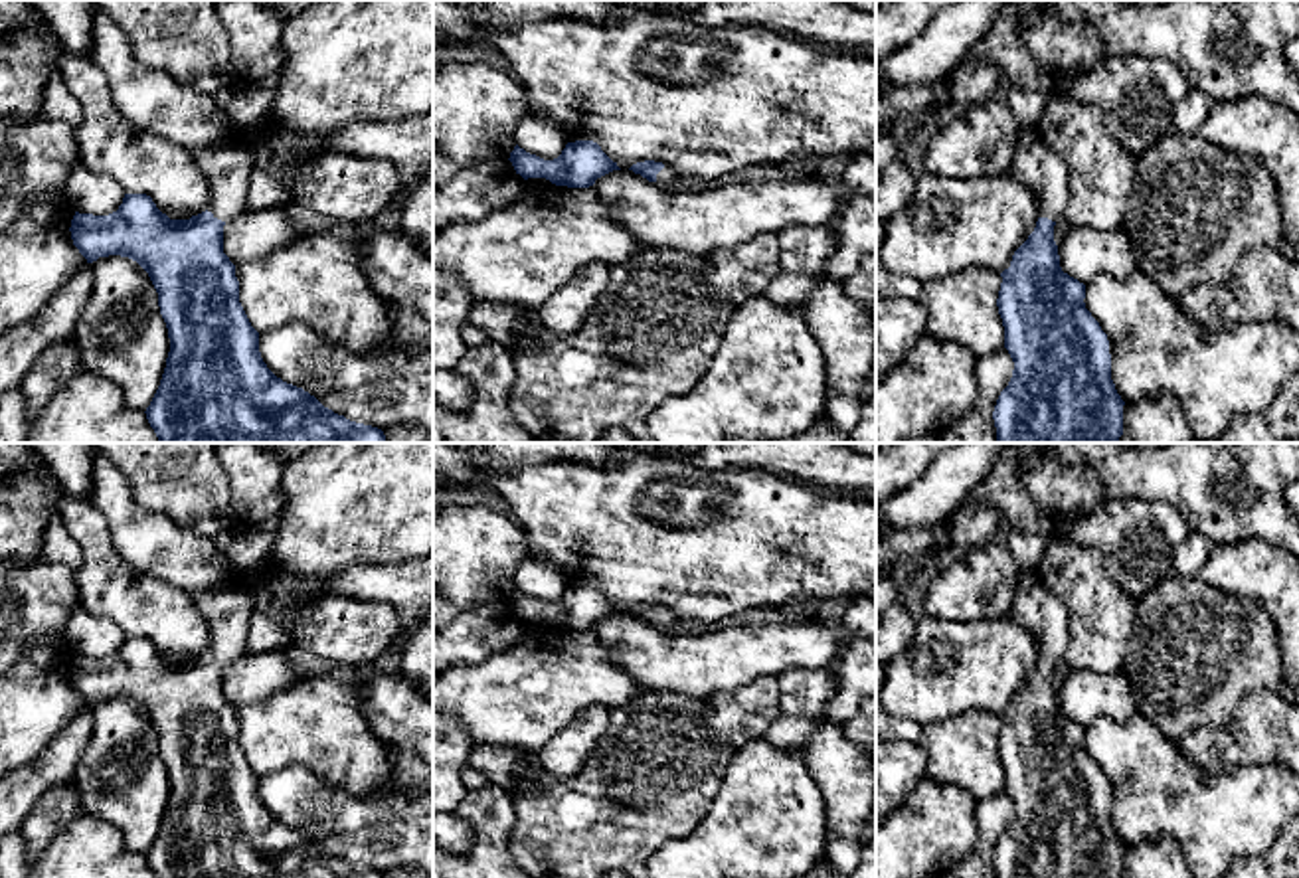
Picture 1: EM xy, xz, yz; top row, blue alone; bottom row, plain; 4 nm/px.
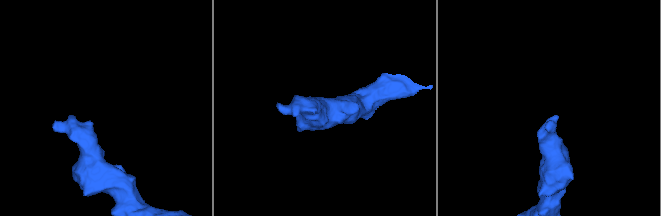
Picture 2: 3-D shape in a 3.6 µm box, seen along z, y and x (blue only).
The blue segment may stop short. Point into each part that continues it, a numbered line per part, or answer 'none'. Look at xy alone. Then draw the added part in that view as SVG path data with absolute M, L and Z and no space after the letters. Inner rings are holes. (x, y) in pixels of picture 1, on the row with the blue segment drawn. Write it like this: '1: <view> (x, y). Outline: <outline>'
1: xy (228, 169). Outline: M253 144L192 148L190 154L212 186L208 212L227 223L247 208L251 172L255 166Z

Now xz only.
1: xz (667, 175). Outline: M664 166L664 168L656 174L656 182L658 182L658 184L680 184L682 178L676 174L674 168Z

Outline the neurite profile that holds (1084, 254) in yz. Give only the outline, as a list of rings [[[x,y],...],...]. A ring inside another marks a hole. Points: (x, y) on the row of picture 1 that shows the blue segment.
[[[1070,227],[1058,255],[1062,271],[1085,287],[1097,275],[1123,279],[1137,269],[1135,249],[1123,227],[1111,231]]]

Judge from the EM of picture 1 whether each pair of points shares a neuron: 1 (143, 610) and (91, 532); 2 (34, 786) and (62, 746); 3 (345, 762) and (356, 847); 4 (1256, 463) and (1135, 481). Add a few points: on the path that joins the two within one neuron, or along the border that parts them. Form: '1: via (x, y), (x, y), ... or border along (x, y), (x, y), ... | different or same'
1: via (123, 590), (101, 568), (97, 552) | same
2: via (42, 776), (62, 756) | same
3: border along (297, 766), (303, 766), (337, 791) | different
4: via (1262, 505), (1234, 517), (1191, 481), (1177, 481) | same

